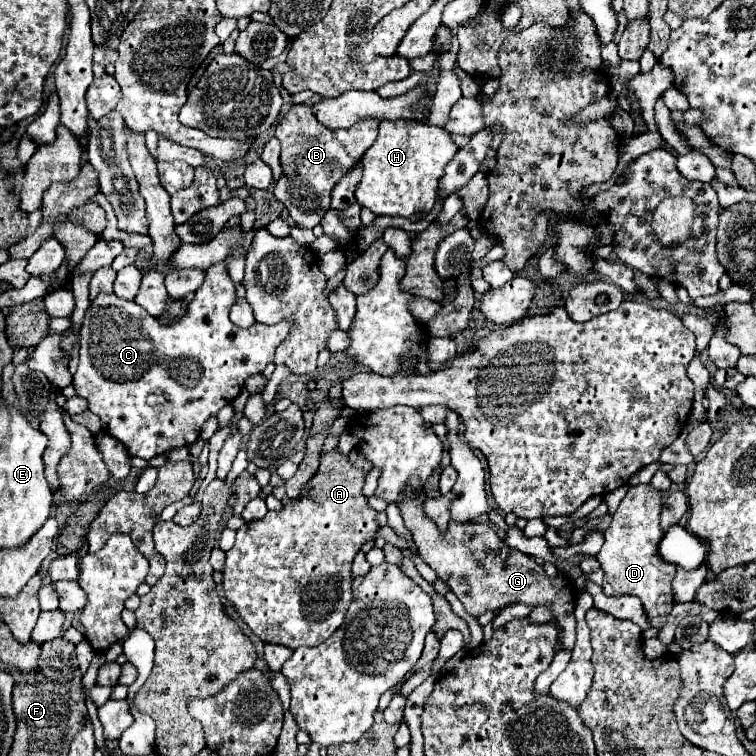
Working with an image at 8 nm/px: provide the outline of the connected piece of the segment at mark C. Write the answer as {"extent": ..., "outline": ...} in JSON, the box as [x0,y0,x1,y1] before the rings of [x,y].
{"extent":[74,262,292,460],"outline":[[[216,262],[212,264],[208,270],[206,270],[206,276],[204,276],[204,282],[202,286],[196,290],[196,296],[194,300],[188,304],[188,312],[174,324],[162,324],[158,322],[156,318],[152,318],[150,314],[144,314],[146,310],[140,310],[140,306],[136,302],[130,302],[130,300],[122,300],[118,298],[116,294],[98,294],[96,300],[92,300],[88,312],[86,312],[86,318],[84,318],[84,324],[82,324],[82,340],[80,340],[80,364],[78,364],[78,370],[74,374],[74,390],[78,396],[86,398],[88,400],[88,410],[98,414],[100,420],[102,420],[102,430],[110,436],[114,436],[116,440],[120,440],[126,450],[130,452],[130,456],[138,456],[138,458],[144,458],[144,460],[150,460],[158,454],[166,454],[174,448],[182,448],[182,446],[190,446],[198,440],[200,436],[200,430],[204,426],[204,422],[210,418],[210,416],[216,416],[220,408],[224,408],[226,404],[230,404],[240,392],[242,392],[242,386],[246,382],[246,378],[250,374],[256,374],[256,372],[262,372],[274,358],[274,352],[276,348],[280,346],[280,342],[284,342],[284,338],[288,338],[288,330],[292,330],[292,322],[284,320],[284,322],[278,322],[274,326],[264,326],[264,324],[256,324],[256,326],[250,326],[246,330],[234,326],[228,318],[230,314],[230,308],[232,308],[232,302],[236,300],[236,286],[232,282],[232,278],[228,276],[228,268],[226,268],[226,262]]]}

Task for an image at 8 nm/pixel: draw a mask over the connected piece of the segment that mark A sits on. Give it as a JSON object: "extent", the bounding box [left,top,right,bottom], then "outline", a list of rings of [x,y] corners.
{"extent":[222,448,378,650],"outline":[[[334,448],[322,456],[320,468],[312,478],[312,490],[306,498],[286,504],[280,512],[268,512],[262,520],[246,522],[236,532],[236,544],[226,552],[222,570],[224,594],[262,642],[284,644],[292,650],[300,646],[318,646],[344,622],[344,614],[352,602],[352,560],[364,542],[374,540],[378,530],[378,524],[374,522],[376,512],[368,508],[366,496],[362,496],[364,476],[366,474],[360,468],[348,464],[348,456],[338,454]]]}

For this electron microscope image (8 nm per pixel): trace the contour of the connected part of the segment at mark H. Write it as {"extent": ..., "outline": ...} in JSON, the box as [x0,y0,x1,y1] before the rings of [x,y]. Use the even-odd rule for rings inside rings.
{"extent":[356,120,458,222],"outline":[[[382,120],[378,140],[368,148],[362,158],[362,180],[356,186],[356,200],[360,206],[368,208],[376,216],[402,216],[412,222],[422,220],[434,206],[438,180],[444,174],[446,164],[454,158],[458,146],[452,142],[452,136],[438,126],[428,126],[426,122],[414,120]]]}

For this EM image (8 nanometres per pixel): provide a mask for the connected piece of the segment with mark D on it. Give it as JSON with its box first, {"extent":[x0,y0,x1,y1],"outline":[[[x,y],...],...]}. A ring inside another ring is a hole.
{"extent":[598,484,676,628],"outline":[[[650,484],[632,486],[624,500],[620,502],[618,510],[612,514],[612,524],[604,534],[604,546],[598,552],[598,562],[604,570],[604,592],[622,596],[632,594],[642,600],[642,606],[646,610],[648,620],[654,628],[662,628],[666,618],[672,610],[672,588],[670,582],[674,578],[676,566],[670,566],[668,562],[662,562],[656,546],[660,542],[660,536],[664,534],[658,526],[658,514],[662,510],[662,496],[656,488]]]}

